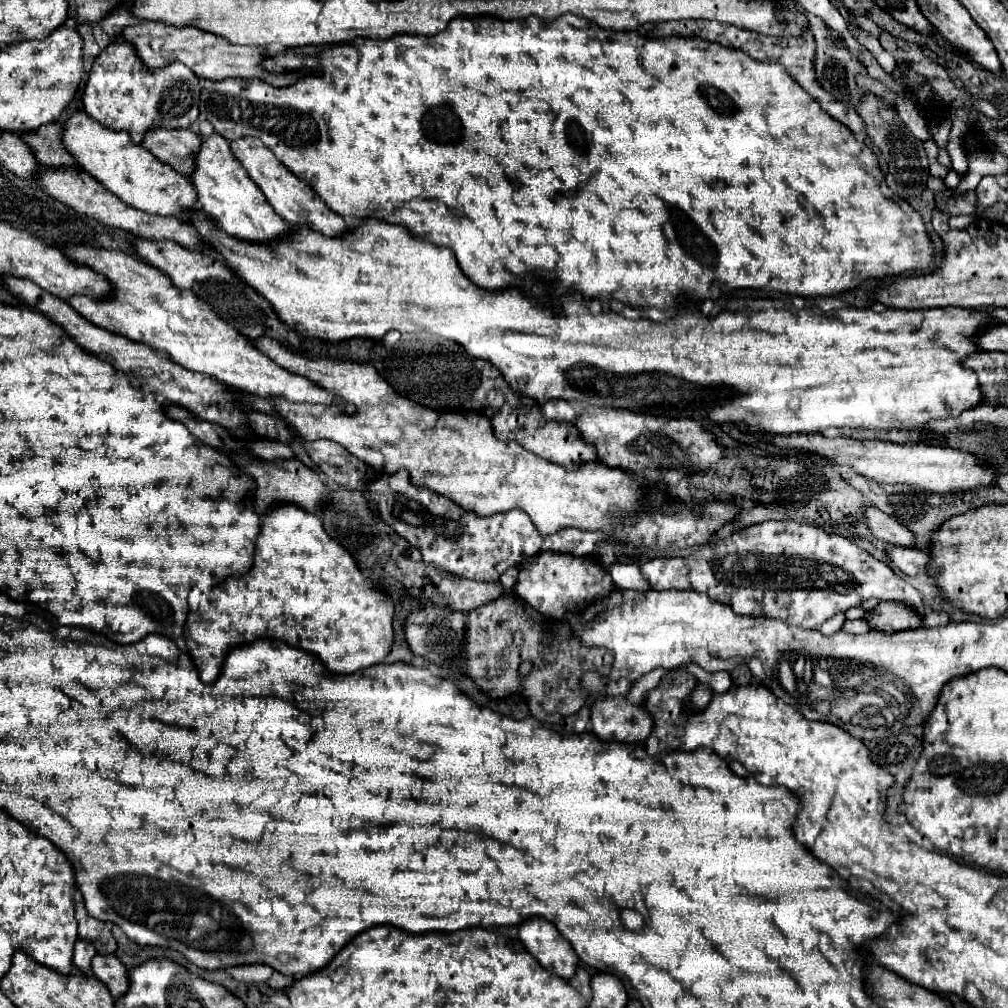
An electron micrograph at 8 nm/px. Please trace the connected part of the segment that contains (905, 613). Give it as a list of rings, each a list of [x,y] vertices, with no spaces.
[[[881,602],[875,610],[867,612],[865,620],[873,630],[883,632],[899,632],[923,626],[923,618],[919,618],[911,606],[899,606],[899,602]]]

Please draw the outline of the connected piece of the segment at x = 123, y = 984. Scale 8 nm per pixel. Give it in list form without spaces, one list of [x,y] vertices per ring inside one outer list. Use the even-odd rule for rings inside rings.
[[[97,954],[91,970],[103,984],[107,984],[113,998],[121,998],[127,992],[127,968],[115,954]]]

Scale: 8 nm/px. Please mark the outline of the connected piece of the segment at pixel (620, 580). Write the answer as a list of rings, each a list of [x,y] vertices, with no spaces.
[[[613,564],[609,570],[611,578],[615,580],[615,584],[619,588],[627,588],[627,590],[639,590],[639,592],[647,592],[651,590],[651,584],[641,576],[639,564]]]

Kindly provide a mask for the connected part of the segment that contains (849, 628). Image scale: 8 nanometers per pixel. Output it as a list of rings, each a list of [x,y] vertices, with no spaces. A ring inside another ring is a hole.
[[[864,619],[847,620],[842,626],[842,630],[851,634],[862,634],[870,630],[868,623]]]

